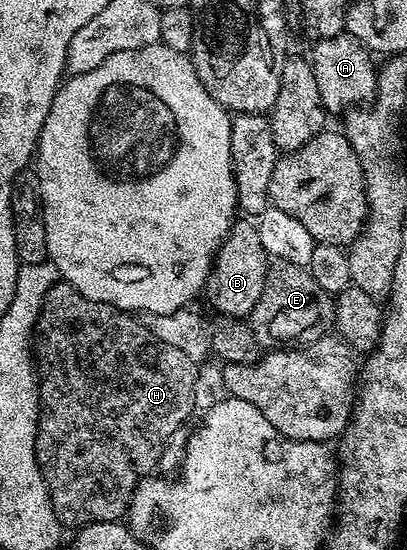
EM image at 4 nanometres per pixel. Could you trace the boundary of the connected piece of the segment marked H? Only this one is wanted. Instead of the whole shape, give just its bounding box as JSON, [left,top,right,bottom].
[36,281,197,529]

